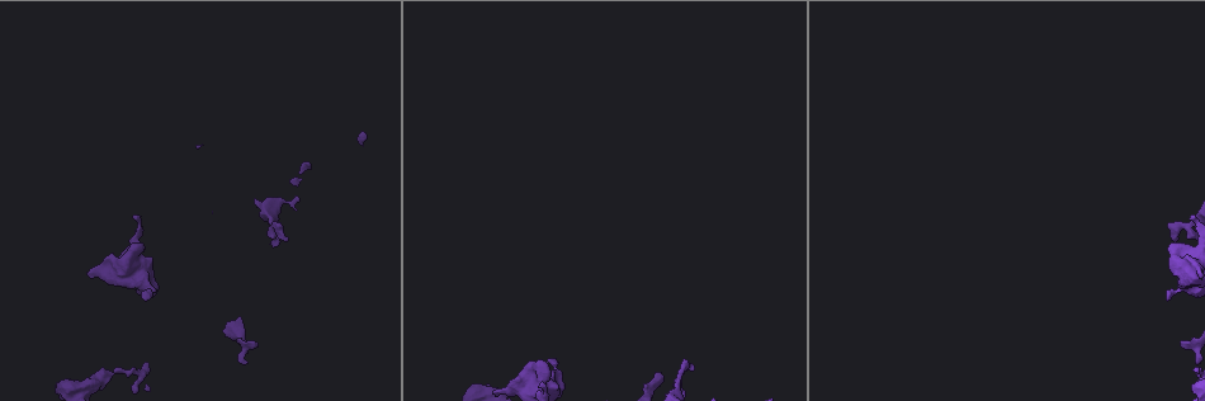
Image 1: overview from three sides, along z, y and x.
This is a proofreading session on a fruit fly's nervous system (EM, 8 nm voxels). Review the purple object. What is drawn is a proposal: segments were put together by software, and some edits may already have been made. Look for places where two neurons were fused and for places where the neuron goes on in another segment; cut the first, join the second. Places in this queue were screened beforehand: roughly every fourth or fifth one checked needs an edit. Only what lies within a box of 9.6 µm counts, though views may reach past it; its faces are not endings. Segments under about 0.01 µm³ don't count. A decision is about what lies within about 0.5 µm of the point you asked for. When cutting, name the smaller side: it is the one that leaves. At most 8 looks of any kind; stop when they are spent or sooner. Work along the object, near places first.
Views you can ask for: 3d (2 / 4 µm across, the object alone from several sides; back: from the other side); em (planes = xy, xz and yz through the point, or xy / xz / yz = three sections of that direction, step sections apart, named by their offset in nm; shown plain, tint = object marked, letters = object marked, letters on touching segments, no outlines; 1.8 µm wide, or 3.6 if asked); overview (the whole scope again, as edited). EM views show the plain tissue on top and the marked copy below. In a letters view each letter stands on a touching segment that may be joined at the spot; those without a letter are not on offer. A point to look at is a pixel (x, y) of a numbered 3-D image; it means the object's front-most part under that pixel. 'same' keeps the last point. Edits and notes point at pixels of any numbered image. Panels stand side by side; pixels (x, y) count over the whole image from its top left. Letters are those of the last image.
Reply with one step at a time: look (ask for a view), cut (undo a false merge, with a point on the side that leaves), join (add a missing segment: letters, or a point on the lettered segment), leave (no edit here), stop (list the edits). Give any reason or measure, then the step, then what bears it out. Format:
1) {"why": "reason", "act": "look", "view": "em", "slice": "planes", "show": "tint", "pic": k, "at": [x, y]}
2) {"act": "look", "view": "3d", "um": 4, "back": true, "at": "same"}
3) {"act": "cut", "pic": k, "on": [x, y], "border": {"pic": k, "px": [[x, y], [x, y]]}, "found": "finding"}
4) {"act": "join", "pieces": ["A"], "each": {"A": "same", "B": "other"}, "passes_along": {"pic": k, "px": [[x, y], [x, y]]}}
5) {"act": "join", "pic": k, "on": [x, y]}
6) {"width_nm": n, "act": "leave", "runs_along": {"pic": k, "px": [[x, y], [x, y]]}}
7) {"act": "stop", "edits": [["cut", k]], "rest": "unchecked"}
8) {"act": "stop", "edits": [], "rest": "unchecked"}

{"why": "branch stops here", "act": "look", "view": "em", "slice": "planes", "show": "tint", "pic": 1, "at": [142, 293]}

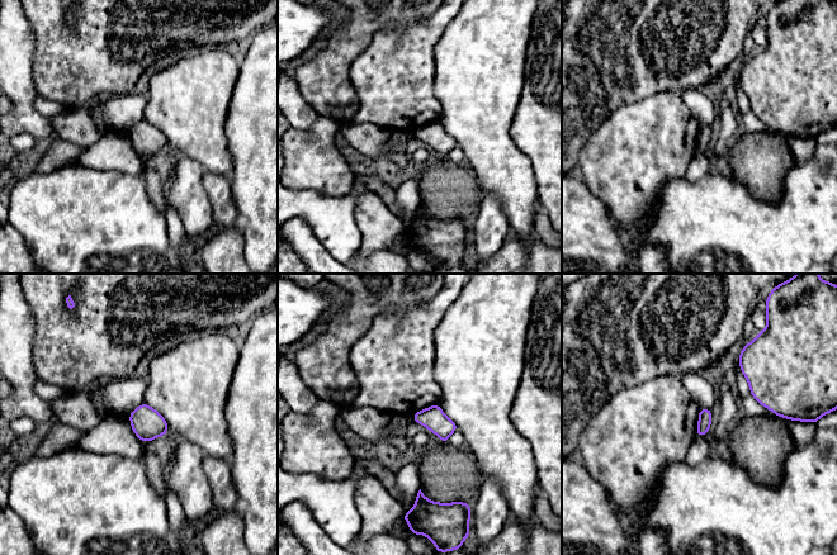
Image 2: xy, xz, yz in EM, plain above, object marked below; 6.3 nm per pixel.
{"why": "see the neighbours", "act": "look", "view": "em", "slice": "planes", "show": "letters", "at": "same"}

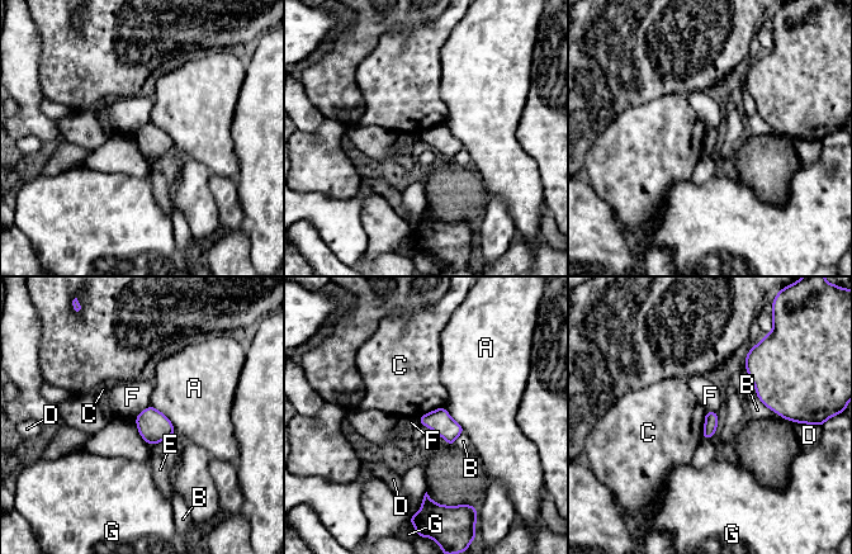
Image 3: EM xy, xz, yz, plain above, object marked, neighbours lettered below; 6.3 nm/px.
{"act": "leave", "each": {"A": "other", "B": "other", "C": "other", "D": "other", "E": "other", "F": "other", "G": "other"}, "border": {"pic": 3, "px": [[150, 405], [135, 420]]}, "found": "no lettered segment goes on from it"}

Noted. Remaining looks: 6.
{"why": "free end", "act": "look", "view": "3d", "um": 2, "pic": 1, "at": [1194, 218]}

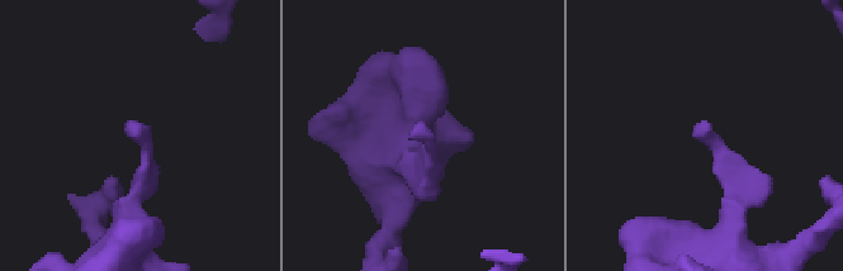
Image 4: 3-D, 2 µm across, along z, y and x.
{"act": "look", "view": "em", "slice": "planes", "show": "letters", "pic": 4, "at": [124, 126]}

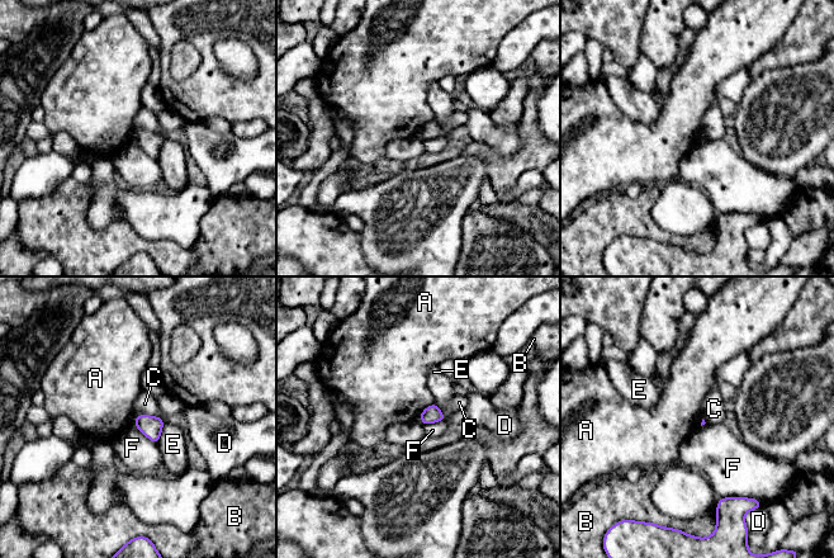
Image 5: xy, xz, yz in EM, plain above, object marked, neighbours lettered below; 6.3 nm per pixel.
{"act": "leave", "each": {"A": "other", "B": "other", "C": "other", "D": "other", "E": "other", "F": "other"}, "border": {"pic": 5, "px": [[434, 402], [422, 411], [418, 419]]}, "found": "no lettered segment goes on from it"}

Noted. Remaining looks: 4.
{"why": "sharp bend", "act": "look", "view": "3d", "um": 2, "pic": 1, "at": [270, 225]}

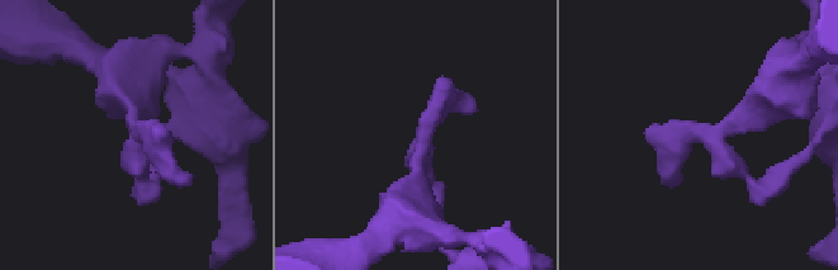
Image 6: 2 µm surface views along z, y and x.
{"why": "need the tissue", "act": "look", "view": "em", "slice": "yz", "step": 8, "show": "tint", "pic": 6, "at": [727, 134]}

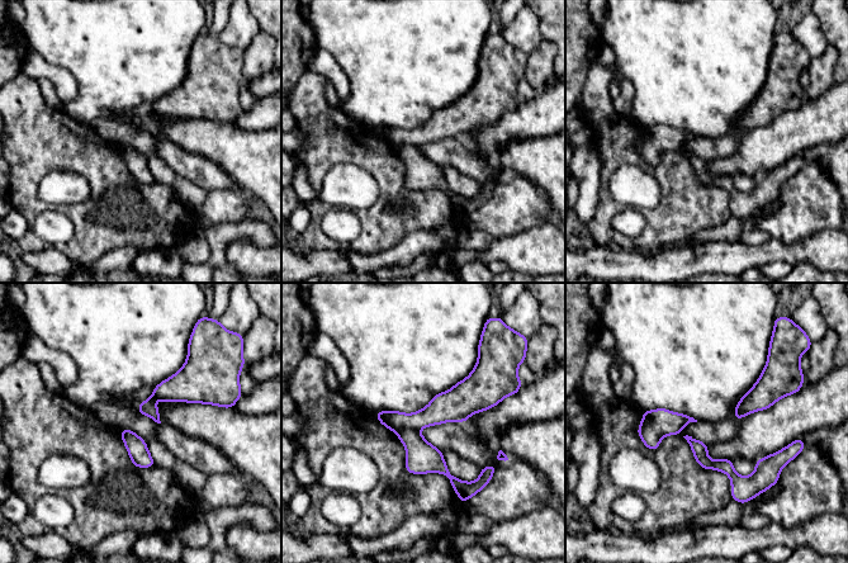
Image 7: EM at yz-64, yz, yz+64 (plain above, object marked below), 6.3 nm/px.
{"why": "what lies round it", "act": "look", "view": "em", "slice": "yz", "step": 8, "show": "letters", "at": "same"}

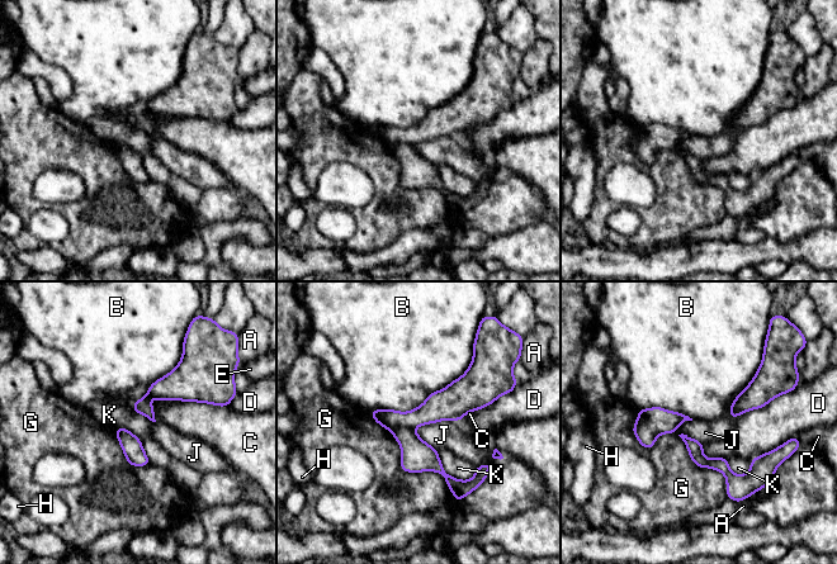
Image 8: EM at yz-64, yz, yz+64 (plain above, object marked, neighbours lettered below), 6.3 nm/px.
{"longest_contact_nm": ["G", 800], "act": "cut", "pic": 8, "on": [417, 456], "each": {"A": "other", "B": "other", "C": "other", "D": "other", "E": "other", "G": "other", "H": "other", "J": "other", "K": "other"}, "border": {"pic": 8, "px": [[412, 427], [398, 426], [393, 432]]}, "found": "two neurons meet here"}

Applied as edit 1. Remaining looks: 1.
{"act": "stop", "edits": [["cut", 8]], "rest": "unchecked"}

